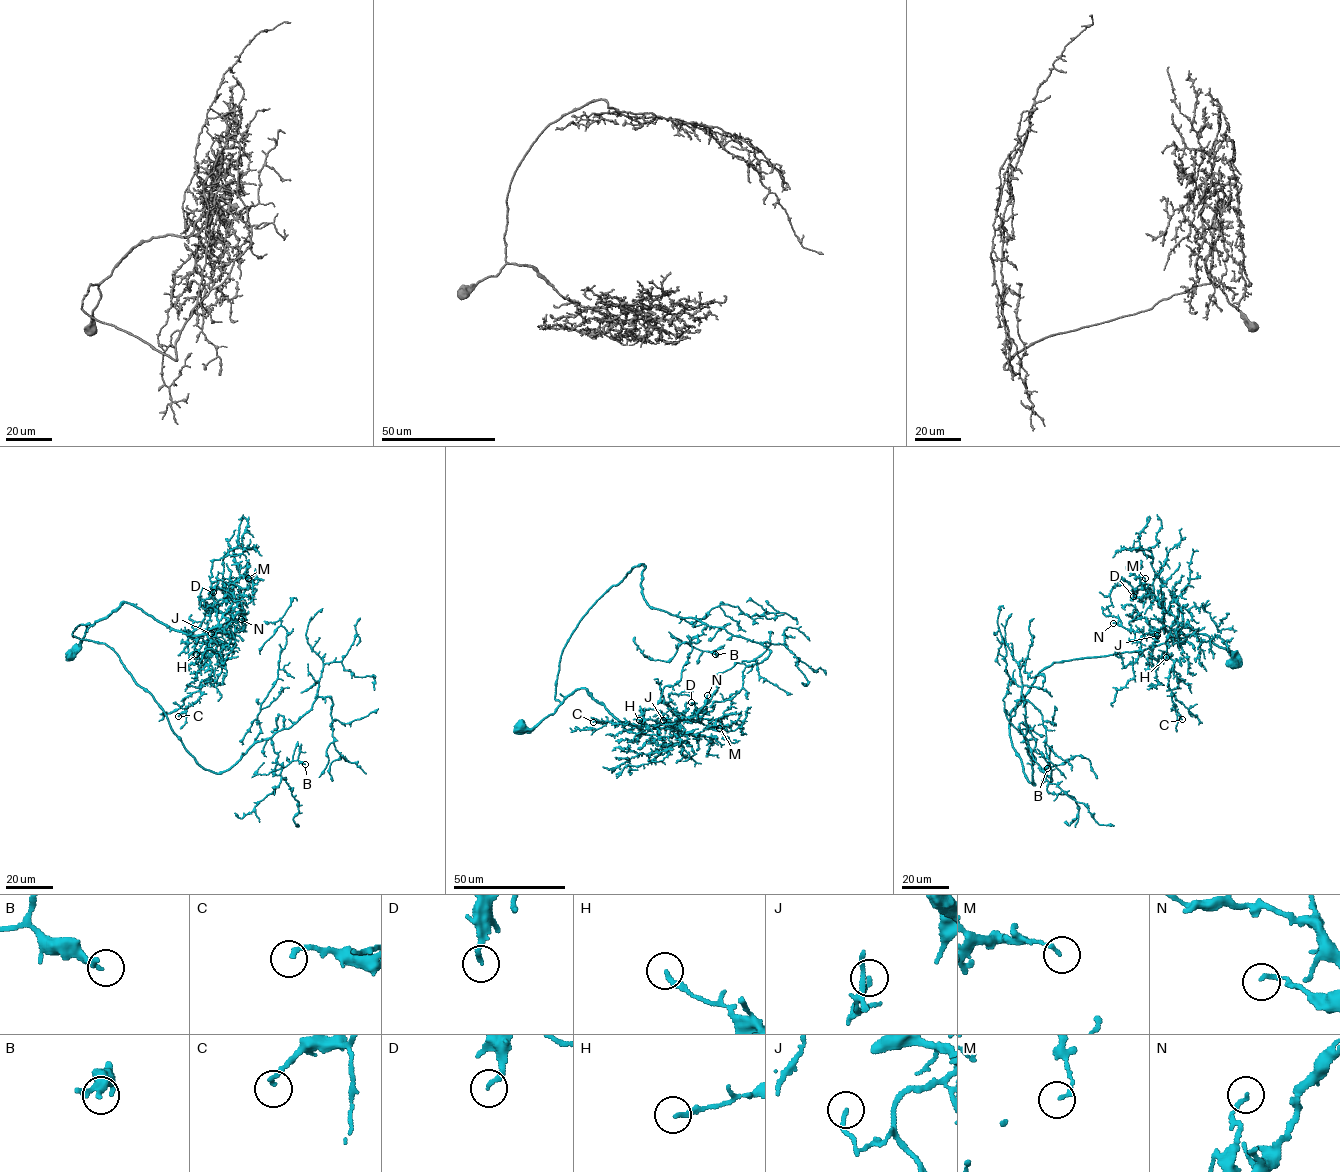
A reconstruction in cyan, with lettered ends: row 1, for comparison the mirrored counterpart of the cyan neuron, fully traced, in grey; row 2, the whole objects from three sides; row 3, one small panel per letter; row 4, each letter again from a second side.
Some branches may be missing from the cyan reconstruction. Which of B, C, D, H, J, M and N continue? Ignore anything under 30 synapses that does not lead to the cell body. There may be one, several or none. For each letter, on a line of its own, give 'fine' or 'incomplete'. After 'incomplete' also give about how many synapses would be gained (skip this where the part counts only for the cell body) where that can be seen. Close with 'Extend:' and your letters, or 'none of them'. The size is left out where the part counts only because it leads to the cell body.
B: fine
C: incomplete; 45 synapses
D: fine
H: fine
J: fine
M: fine
N: fine
Extend: C

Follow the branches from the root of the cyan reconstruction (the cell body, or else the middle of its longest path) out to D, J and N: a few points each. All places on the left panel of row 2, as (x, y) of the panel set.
D: (72, 656), (87, 625), (124, 602), (176, 630), (202, 635), (217, 624), (211, 584), (218, 582), (213, 592)
J: (72, 656), (80, 647), (87, 625), (104, 619), (124, 602), (192, 635), (221, 627), (214, 636), (211, 633)
N: (72, 656), (87, 625), (104, 619), (124, 602), (192, 635), (215, 627), (233, 633), (244, 629), (241, 619)

